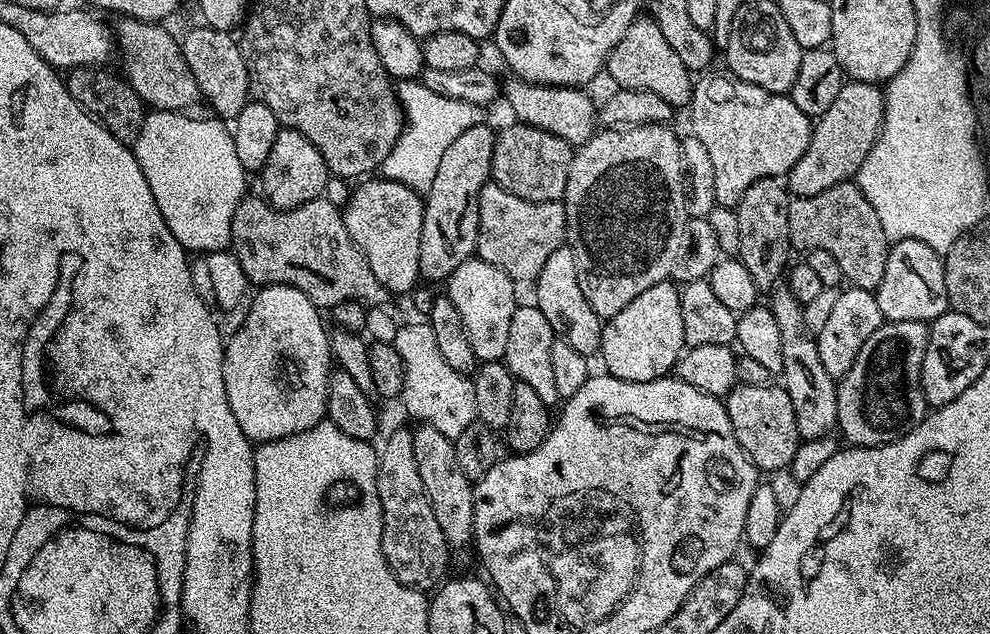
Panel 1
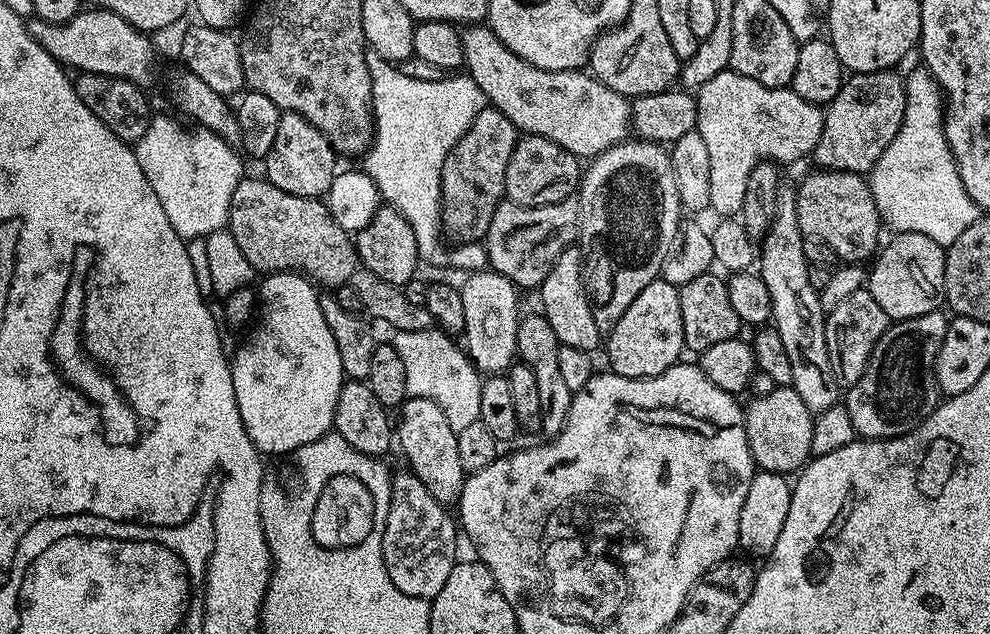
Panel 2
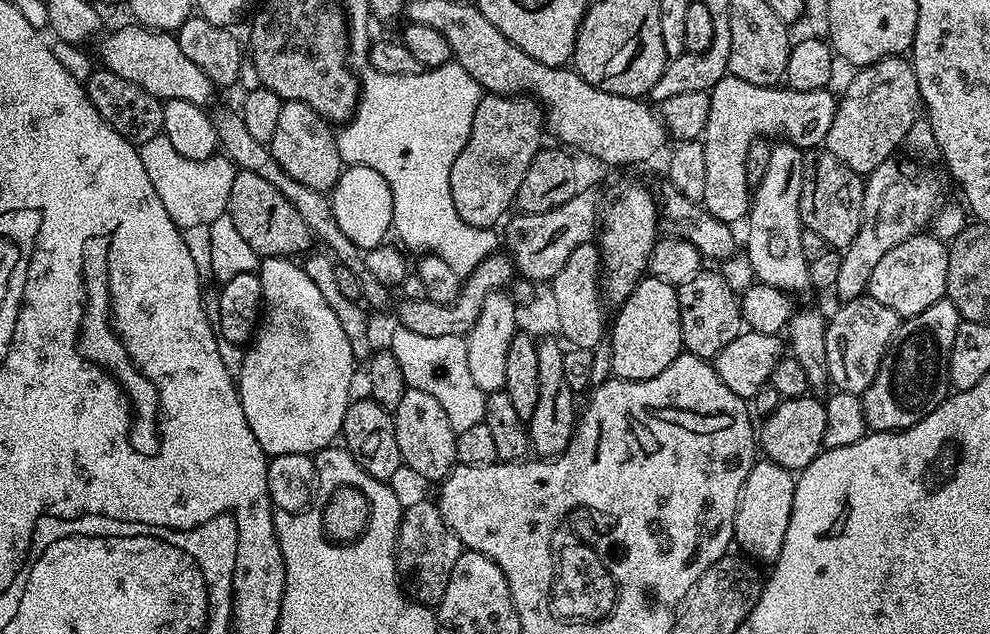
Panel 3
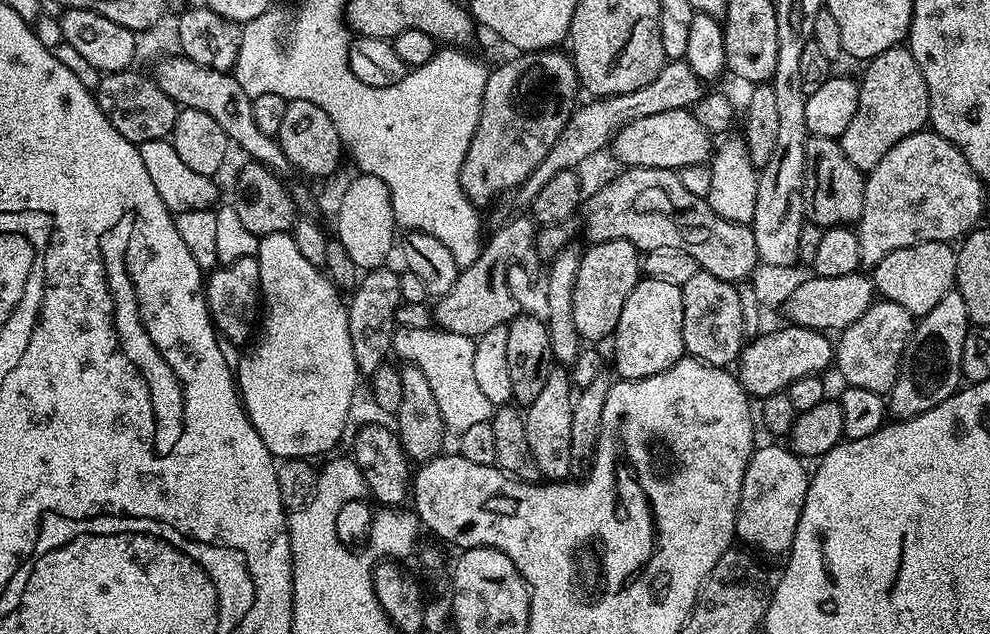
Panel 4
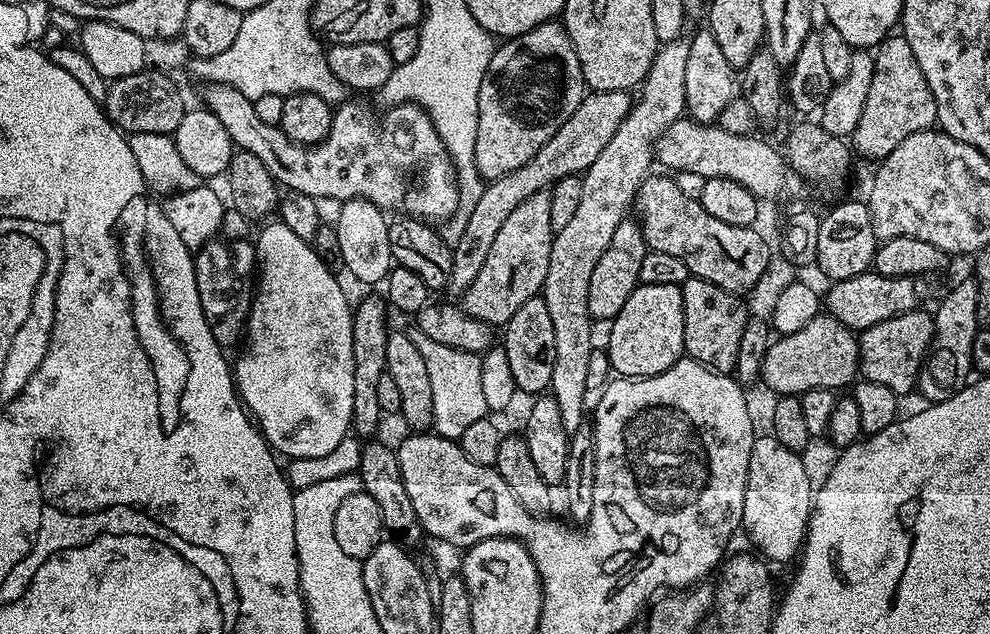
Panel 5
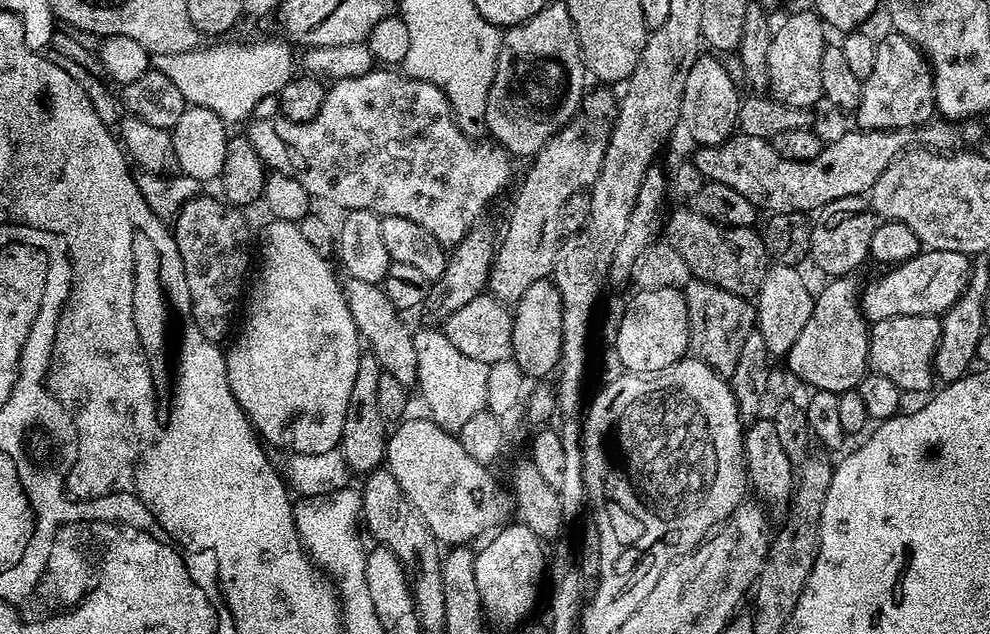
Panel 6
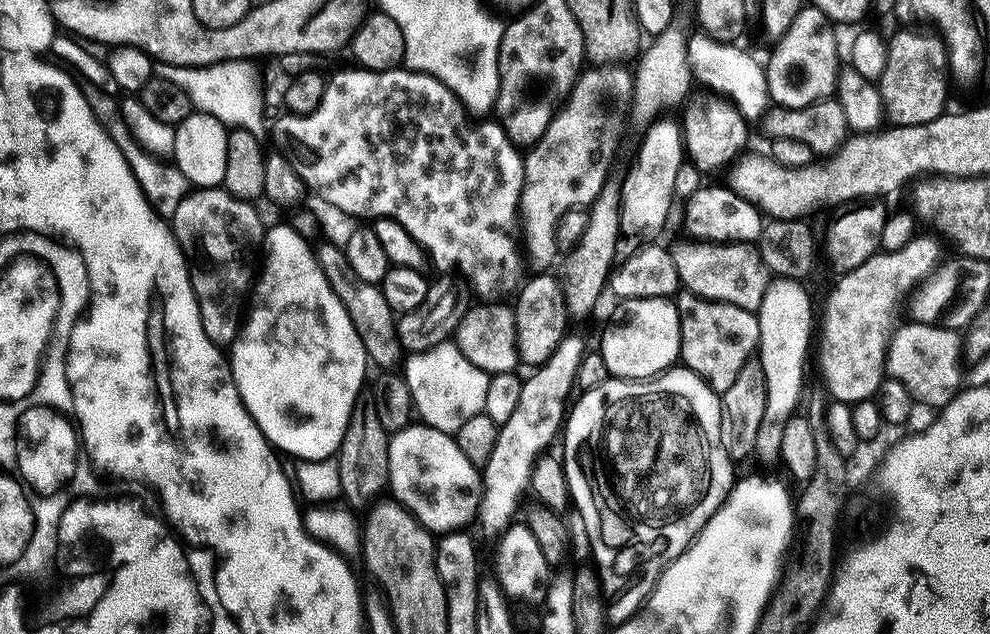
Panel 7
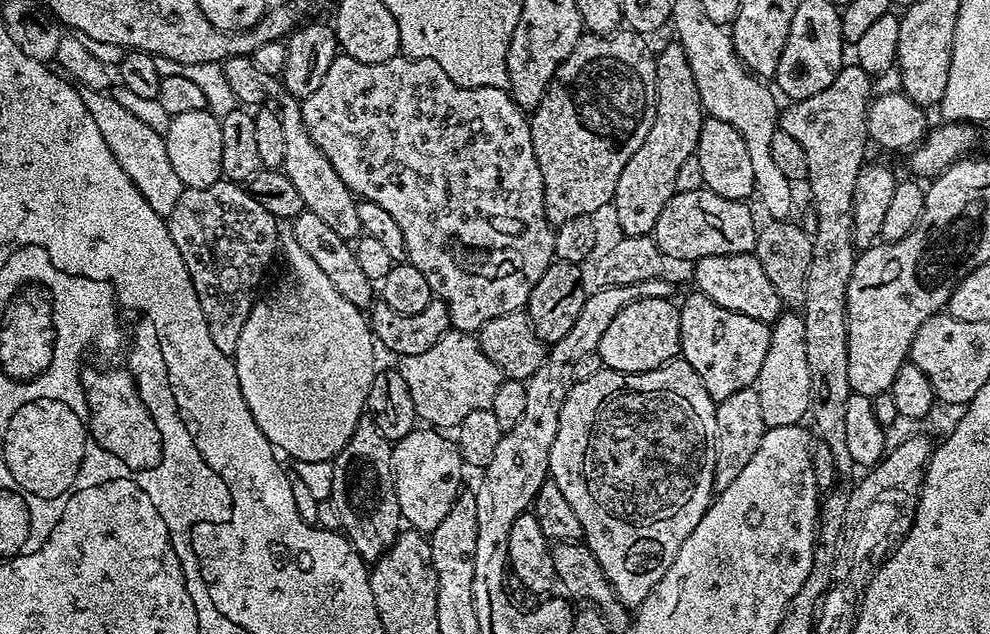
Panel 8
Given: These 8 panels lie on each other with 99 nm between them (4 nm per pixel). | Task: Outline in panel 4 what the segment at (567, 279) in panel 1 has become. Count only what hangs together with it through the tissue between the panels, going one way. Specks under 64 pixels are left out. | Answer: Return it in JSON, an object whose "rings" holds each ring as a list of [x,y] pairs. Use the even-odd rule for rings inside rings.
{"rings":[[[603,240],[597,244],[589,243],[587,247],[583,249],[574,280],[574,326],[577,327],[581,341],[607,341],[616,331],[618,318],[622,318],[622,306],[626,306],[630,290],[634,290],[636,281],[641,279],[638,249],[628,240]]]}

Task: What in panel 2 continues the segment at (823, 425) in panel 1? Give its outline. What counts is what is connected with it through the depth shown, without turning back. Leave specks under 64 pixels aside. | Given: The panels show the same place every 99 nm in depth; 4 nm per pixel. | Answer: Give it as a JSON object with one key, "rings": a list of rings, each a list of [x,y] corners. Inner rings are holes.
{"rings":[[[781,187],[776,193],[776,213],[762,237],[764,245],[761,243],[758,248],[758,273],[770,294],[771,323],[778,330],[778,338],[782,338],[782,347],[790,357],[790,370],[794,373],[790,387],[796,391],[798,398],[802,398],[802,402],[806,402],[806,410],[815,414],[822,410],[830,410],[830,406],[834,406],[841,399],[842,389],[840,383],[834,378],[834,370],[830,370],[830,358],[826,354],[826,326],[824,325],[826,313],[820,301],[820,293],[814,290],[814,286],[810,286],[808,277],[810,265],[802,254],[802,242],[805,237],[801,234],[797,222],[796,188]]]}

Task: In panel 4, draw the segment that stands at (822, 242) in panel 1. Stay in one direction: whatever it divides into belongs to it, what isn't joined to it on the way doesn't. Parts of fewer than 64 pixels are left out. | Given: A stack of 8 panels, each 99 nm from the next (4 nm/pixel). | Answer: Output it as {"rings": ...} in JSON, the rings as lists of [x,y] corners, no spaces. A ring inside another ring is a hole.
{"rings":[[[809,135],[804,163],[804,215],[822,229],[852,226],[864,205],[865,173],[860,172],[842,150],[839,139]]]}

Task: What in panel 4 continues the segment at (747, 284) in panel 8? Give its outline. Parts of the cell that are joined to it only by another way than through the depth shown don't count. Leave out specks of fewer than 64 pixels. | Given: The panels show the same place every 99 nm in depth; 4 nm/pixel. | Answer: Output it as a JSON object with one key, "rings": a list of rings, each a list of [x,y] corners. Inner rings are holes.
{"rings":[[[625,167],[623,169],[624,173],[621,176],[616,176],[613,178],[609,184],[604,184],[600,188],[600,192],[596,192],[592,197],[587,197],[586,208],[588,204],[588,240],[591,243],[597,244],[603,240],[628,240],[632,244],[635,244],[637,249],[641,253],[649,252],[650,250],[658,250],[662,246],[670,246],[670,250],[686,250],[690,254],[690,258],[694,258],[694,262],[703,271],[714,274],[714,278],[722,278],[723,280],[731,280],[733,282],[744,282],[751,277],[752,273],[755,271],[760,260],[760,255],[758,254],[758,246],[754,244],[754,234],[752,233],[751,227],[746,224],[735,224],[730,222],[726,218],[722,218],[718,214],[714,214],[714,210],[708,205],[707,199],[702,196],[695,196],[690,194],[690,190],[686,190],[686,186],[682,186],[680,181],[679,171],[673,170],[671,168],[629,168]]]}

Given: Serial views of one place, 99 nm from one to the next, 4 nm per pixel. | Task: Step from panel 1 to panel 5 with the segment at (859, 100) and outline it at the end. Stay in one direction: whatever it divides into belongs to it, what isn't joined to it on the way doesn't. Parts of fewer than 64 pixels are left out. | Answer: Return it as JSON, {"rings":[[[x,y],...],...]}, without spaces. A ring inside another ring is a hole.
{"rings":[[[902,34],[889,35],[888,39],[881,42],[874,52],[874,78],[870,78],[870,94],[866,94],[866,106],[862,106],[862,118],[858,118],[858,126],[850,137],[855,155],[879,162],[895,150],[898,142],[906,142],[910,134],[928,132],[935,124],[934,94],[926,82],[926,74],[922,74],[922,66],[918,66],[918,58],[914,58],[914,50],[910,50],[910,42],[906,42]]]}

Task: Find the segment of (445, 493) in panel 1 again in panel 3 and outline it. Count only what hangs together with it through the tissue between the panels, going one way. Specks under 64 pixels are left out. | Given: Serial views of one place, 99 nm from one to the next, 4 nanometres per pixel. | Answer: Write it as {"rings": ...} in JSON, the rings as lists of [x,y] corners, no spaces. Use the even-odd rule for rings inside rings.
{"rings":[[[405,387],[402,402],[394,410],[392,418],[398,438],[400,459],[405,469],[409,468],[424,480],[442,482],[451,474],[458,461],[456,458],[456,432],[446,418],[446,410],[430,394],[417,388]]]}

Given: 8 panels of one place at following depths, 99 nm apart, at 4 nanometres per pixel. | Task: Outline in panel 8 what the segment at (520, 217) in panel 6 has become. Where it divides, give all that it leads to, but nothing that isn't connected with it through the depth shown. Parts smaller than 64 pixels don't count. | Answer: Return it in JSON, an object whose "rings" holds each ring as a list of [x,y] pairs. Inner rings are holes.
{"rings":[[[585,34],[581,36],[580,41],[578,42],[578,46],[574,46],[574,50],[571,54],[561,62],[558,66],[558,70],[556,71],[556,79],[552,81],[552,85],[548,87],[548,93],[544,95],[542,98],[542,102],[535,110],[531,113],[530,123],[532,126],[532,141],[534,142],[534,158],[538,158],[538,170],[542,170],[542,182],[544,183],[544,213],[547,214],[549,221],[559,222],[562,220],[569,220],[570,218],[574,218],[575,216],[592,216],[596,214],[596,211],[599,208],[608,208],[612,202],[612,195],[616,192],[616,187],[618,186],[618,178],[622,174],[622,170],[626,166],[626,162],[630,162],[630,158],[634,158],[634,150],[638,150],[638,146],[642,146],[642,142],[646,142],[646,134],[650,134],[650,126],[654,122],[654,118],[656,117],[656,106],[653,100],[653,97],[650,95],[650,88],[644,85],[644,80],[639,76],[638,73],[635,72],[634,69],[631,68],[630,65],[627,64],[626,61],[623,60],[624,56],[624,48],[620,44],[612,44],[613,37],[608,34]]]}

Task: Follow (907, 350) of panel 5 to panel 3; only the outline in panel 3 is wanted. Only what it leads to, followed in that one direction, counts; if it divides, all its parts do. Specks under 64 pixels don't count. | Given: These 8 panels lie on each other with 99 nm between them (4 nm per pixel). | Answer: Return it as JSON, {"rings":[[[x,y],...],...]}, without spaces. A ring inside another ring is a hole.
{"rings":[[[867,294],[845,300],[841,308],[826,320],[824,337],[826,338],[826,366],[831,387],[838,392],[849,392],[860,396],[874,382],[874,374],[882,362],[892,339],[901,326],[902,317],[894,314],[890,306],[874,302]]]}

